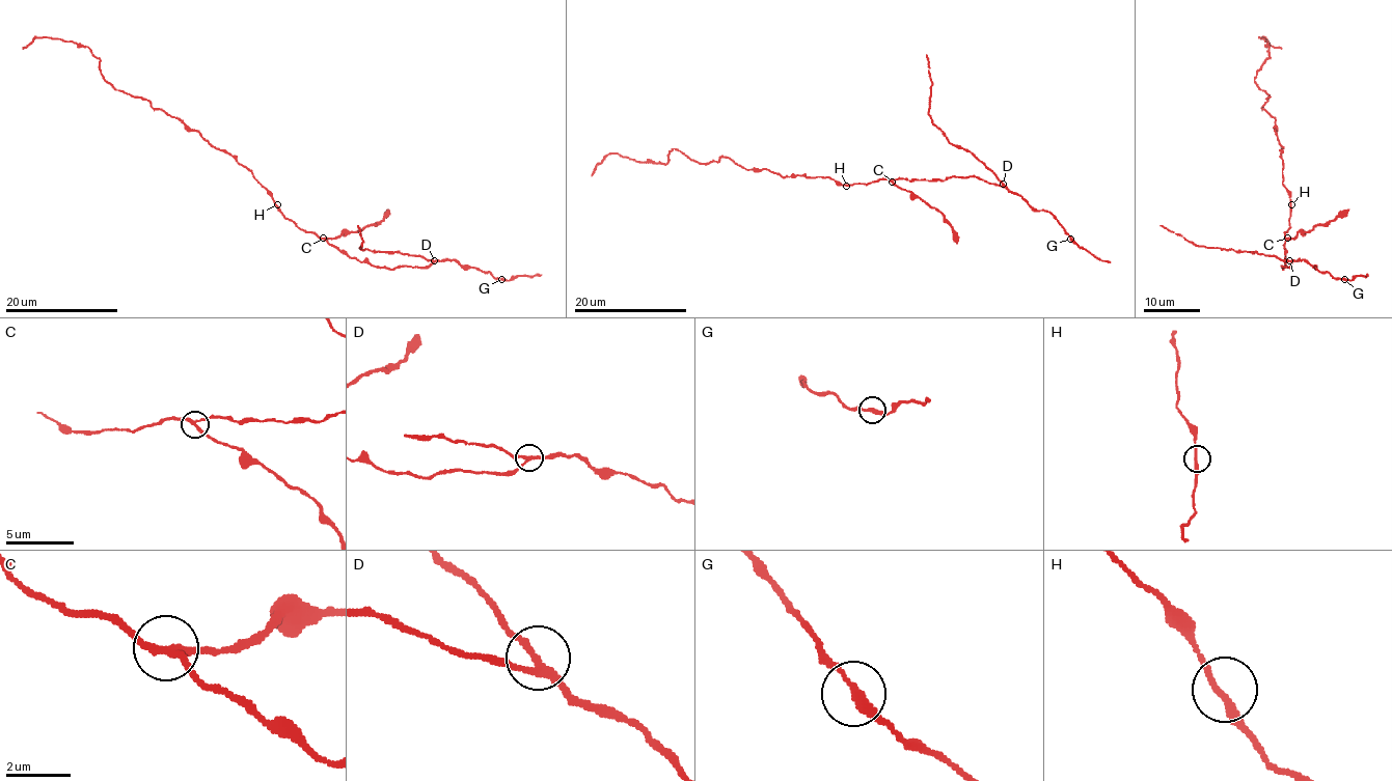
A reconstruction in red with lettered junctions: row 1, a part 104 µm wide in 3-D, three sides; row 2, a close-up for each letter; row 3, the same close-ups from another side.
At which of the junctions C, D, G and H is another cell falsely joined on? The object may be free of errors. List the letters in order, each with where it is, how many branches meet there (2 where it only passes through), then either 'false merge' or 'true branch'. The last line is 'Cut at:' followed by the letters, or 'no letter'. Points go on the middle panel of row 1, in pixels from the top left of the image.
C: (892, 182) | 3 | false merge
D: (1003, 184) | 3 | true branch
G: (1070, 239) | 2 | true branch
H: (846, 186) | 2 | true branch
Cut at: C

